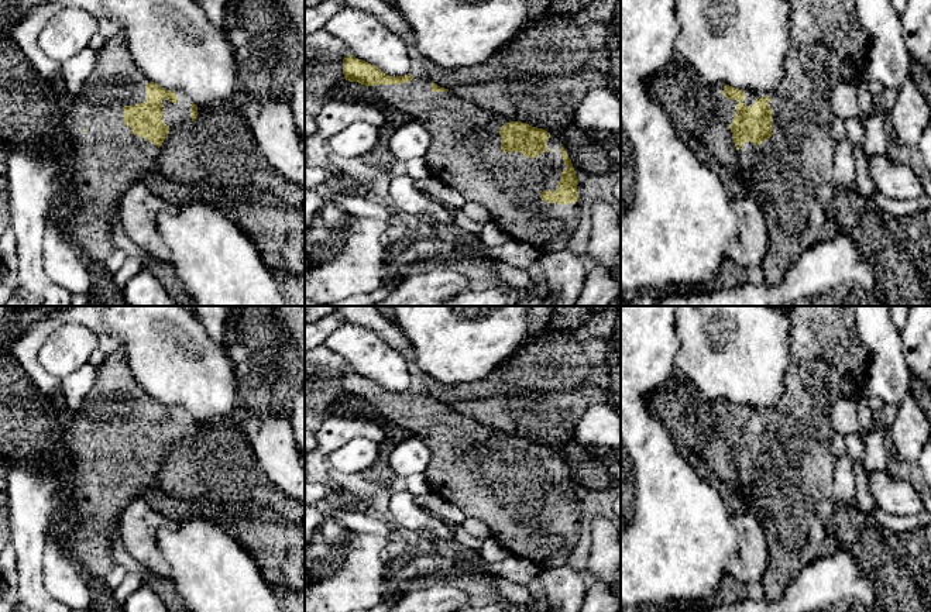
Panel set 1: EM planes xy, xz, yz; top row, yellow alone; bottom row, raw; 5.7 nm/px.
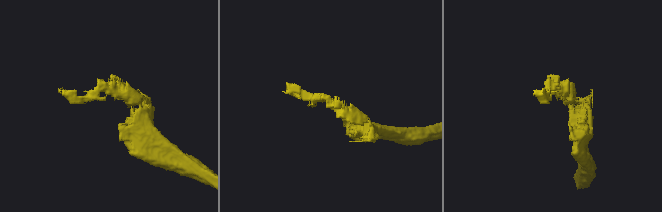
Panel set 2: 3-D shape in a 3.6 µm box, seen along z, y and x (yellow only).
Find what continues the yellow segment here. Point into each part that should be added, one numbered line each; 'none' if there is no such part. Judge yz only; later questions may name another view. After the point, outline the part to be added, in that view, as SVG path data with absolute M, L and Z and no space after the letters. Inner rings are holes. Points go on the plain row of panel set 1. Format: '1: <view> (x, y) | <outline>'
1: yz (790, 491) | M789 306L784 309L790 322L790 361L784 374L783 395L774 406L767 409L745 406L743 420L749 423L756 415L769 412L772 424L772 453L763 455L760 461L746 457L736 467L738 492L743 498L748 512L762 523L767 540L769 563L762 581L767 601L777 601L803 568L839 550L832 532L832 519L838 512L834 503L834 470L838 458L829 450L829 441L835 433L829 420L829 410L838 400L855 399L863 391L870 364L870 351L856 333L853 307Z

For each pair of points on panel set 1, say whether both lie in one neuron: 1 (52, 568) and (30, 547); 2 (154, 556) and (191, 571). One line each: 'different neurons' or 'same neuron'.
1: different neurons
2: different neurons

